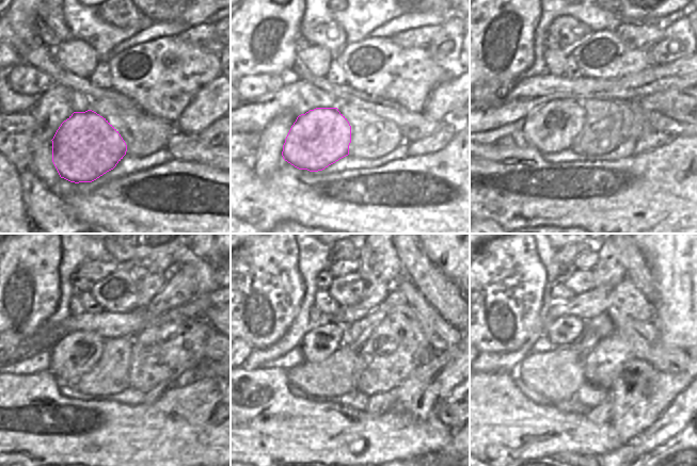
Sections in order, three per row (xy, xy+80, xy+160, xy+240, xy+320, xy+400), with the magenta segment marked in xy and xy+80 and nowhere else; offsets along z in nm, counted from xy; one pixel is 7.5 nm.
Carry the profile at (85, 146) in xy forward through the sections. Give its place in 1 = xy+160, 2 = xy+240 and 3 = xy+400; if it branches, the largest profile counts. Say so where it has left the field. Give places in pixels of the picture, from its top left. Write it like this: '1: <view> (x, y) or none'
1: xy+160 (552, 127)
2: xy+240 (75, 354)
3: xy+400 (564, 331)

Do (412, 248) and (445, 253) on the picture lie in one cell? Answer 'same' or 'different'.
different

